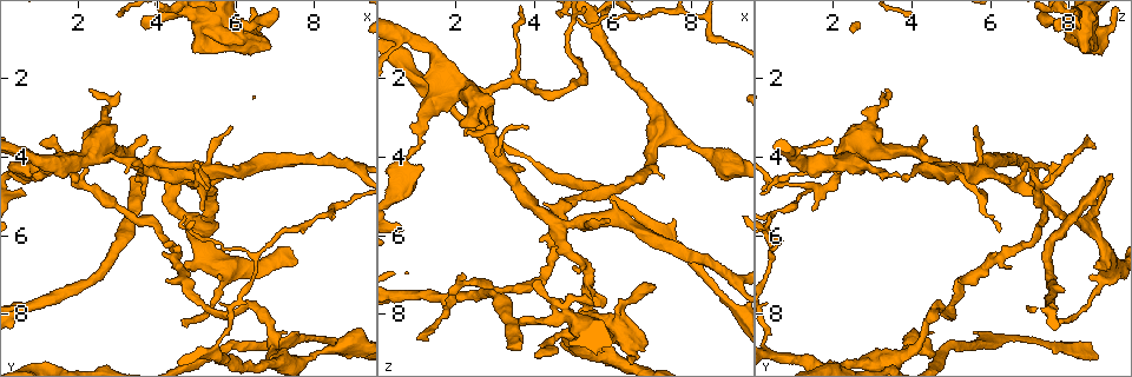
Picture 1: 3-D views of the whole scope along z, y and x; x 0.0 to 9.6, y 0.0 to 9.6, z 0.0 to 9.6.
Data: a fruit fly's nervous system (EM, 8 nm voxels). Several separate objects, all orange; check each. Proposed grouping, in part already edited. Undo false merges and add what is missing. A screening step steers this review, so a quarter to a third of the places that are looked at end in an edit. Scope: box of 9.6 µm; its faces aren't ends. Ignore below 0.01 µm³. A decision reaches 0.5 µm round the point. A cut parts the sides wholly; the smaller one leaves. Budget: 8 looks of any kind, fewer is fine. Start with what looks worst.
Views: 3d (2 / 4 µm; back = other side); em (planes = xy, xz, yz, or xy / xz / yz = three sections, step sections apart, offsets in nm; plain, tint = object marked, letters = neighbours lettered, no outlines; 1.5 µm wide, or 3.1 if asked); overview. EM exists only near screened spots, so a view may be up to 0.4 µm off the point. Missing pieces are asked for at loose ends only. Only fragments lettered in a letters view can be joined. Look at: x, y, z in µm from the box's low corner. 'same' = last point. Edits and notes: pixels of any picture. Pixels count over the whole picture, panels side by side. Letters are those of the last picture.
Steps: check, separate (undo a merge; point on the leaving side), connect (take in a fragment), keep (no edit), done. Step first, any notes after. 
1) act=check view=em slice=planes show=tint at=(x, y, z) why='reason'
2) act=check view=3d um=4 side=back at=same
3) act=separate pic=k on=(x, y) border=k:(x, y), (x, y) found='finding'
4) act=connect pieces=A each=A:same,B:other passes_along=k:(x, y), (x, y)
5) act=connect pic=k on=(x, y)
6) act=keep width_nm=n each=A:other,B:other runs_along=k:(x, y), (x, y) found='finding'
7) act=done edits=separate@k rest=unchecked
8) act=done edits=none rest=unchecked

act=check view=3d um=4 at=(3.40, 4.55, 8.80) why='branch stops here'

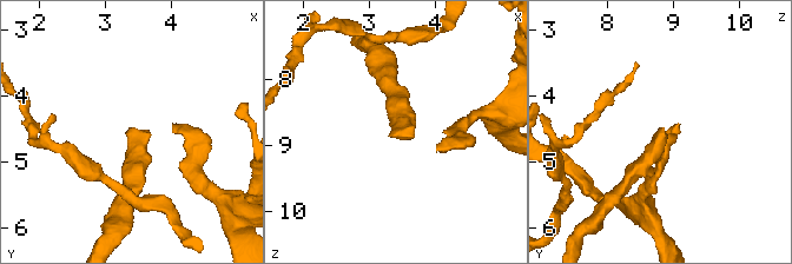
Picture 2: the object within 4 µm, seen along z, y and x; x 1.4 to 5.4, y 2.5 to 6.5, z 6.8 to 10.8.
act=check view=em slice=planes show=letters at=(3.40, 4.50, 8.90) why='now the EM'

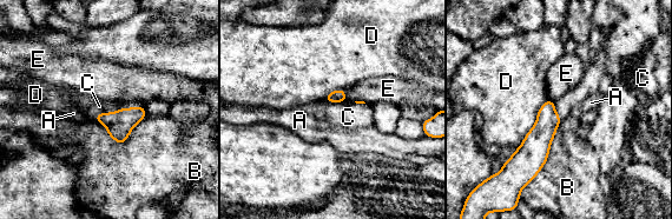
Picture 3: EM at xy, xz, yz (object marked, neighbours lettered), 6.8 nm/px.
act=connect pieces=C longest_contact=D:420nm each=A:other,B:other,C:same,D:other,E:other passes_along=3:(119, 124), (118, 110), (92, 106) found='it goes on there'

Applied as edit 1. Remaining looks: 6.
act=check view=3d um=4 at=(2.20, 4.30, 6.95) why='free end'

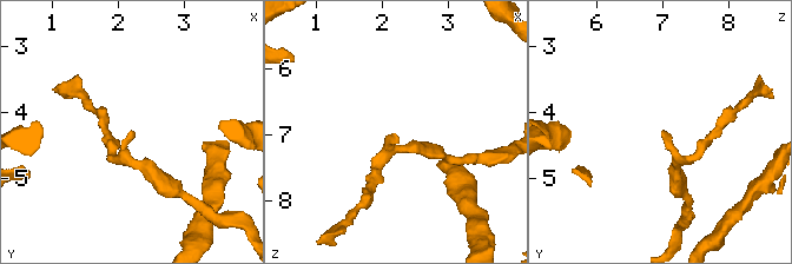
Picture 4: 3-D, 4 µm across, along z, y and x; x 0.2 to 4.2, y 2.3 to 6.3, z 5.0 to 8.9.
act=check view=em slice=planes show=letters at=(2.20, 4.25, 7.00) why='need the tissue'

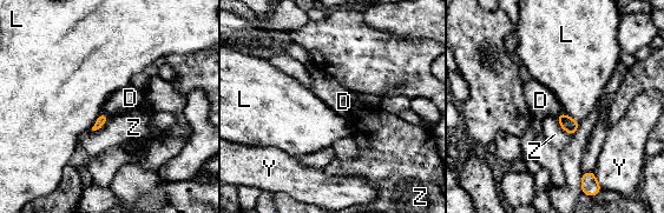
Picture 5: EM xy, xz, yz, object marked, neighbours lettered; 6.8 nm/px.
act=keep each=D:other,L:other,Y:other,Z:other found='none of them fits'

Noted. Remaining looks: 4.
act=check view=em slice=planes show=letters at=(3.70, 0.75, 8.30) why='an open end'

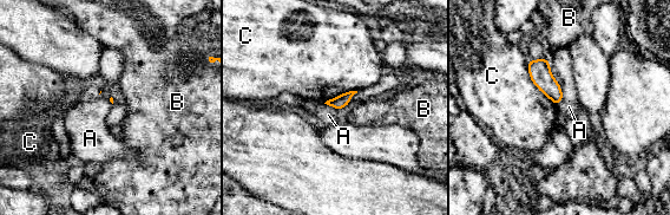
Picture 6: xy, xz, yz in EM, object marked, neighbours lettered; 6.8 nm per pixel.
act=keep longest_contact=C:380nm each=A:other,B:other,C:other border=6:(562, 89), (562, 102), (557, 106) found='no lettered fragment goes on from it'

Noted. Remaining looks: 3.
act=done edits=connect@3 rest=unchecked

